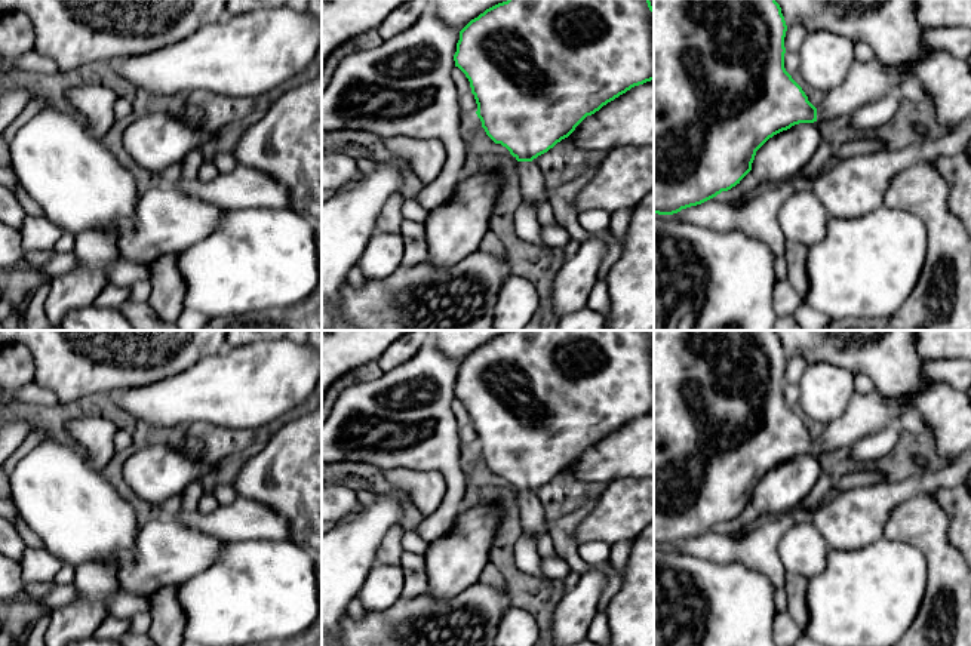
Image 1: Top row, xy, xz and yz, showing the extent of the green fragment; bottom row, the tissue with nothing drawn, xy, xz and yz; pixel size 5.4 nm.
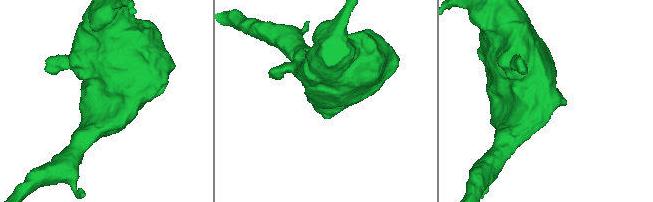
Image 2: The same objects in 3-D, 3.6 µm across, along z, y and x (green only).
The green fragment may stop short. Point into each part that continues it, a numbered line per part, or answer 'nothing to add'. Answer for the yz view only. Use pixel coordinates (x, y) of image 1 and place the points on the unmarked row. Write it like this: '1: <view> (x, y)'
1: yz (866, 414)

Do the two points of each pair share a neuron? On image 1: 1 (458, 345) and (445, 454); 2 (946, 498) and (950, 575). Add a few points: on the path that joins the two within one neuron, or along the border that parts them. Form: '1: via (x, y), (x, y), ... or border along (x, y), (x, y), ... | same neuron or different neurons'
1: border along (435, 345), (460, 362) | different neurons
2: border along (940, 507), (948, 519), (948, 541), (955, 548) | different neurons

